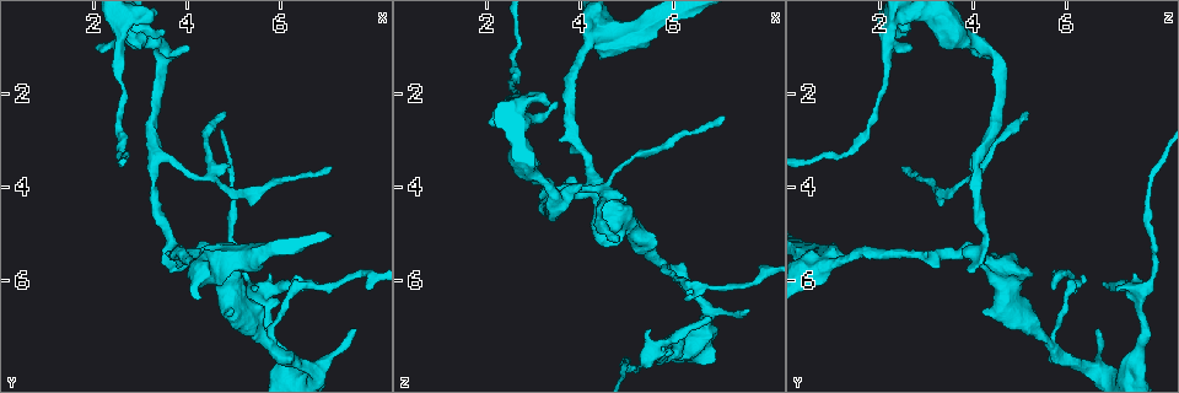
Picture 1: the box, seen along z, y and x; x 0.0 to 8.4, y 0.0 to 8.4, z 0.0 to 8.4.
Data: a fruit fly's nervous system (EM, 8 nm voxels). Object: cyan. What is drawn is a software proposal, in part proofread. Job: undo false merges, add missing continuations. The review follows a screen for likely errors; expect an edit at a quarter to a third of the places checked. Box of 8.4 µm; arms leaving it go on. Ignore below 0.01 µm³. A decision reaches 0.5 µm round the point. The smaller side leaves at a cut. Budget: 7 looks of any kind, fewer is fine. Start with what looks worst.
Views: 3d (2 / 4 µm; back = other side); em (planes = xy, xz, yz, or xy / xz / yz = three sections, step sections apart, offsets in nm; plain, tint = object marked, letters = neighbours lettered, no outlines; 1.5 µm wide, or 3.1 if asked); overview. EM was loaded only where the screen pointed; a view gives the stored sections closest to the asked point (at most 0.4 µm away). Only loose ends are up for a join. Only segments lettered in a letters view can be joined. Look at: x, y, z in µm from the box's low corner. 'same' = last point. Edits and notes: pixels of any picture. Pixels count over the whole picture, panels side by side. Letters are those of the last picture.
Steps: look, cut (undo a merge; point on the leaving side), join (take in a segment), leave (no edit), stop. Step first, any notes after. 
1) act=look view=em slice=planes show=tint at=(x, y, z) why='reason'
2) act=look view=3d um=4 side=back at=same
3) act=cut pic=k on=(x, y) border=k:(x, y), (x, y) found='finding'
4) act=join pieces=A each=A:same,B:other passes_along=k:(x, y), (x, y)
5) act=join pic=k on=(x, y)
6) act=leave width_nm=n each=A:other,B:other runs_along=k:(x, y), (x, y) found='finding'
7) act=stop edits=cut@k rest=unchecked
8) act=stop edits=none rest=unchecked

act=look view=em slice=xz step=8 show=letters at=(4.80, 2.35, 5.15) why='branch stops here'

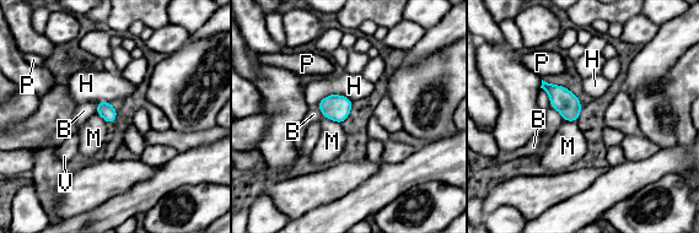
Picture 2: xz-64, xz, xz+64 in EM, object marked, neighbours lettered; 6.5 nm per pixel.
act=leave width_nm=100 longest_contact=H:240nm each=B:other,H:other,M:other,P:other,V:other found='no lettered segment goes on from it'

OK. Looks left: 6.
act=look view=em slice=xz step=8 show=letters at=(3.50, 0.65, 2.20) why='branch stops here'

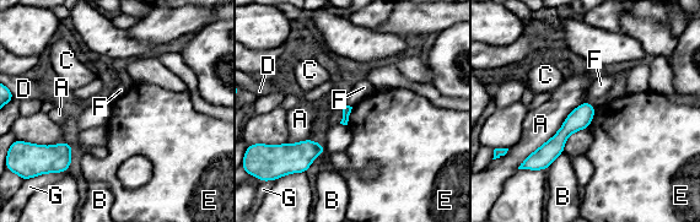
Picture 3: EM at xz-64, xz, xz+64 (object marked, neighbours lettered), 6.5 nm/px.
act=leave longest_contact=A:600nm each=A:other,B:other,C:other,D:other,E:other,F:other,G:other border=3:(353, 107), (346, 124) found='no lettered segment goes on from it'

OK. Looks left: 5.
act=look view=em slice=xy step=8 show=letters at=(7.60, 7.05, 6.65) why='tapers out'

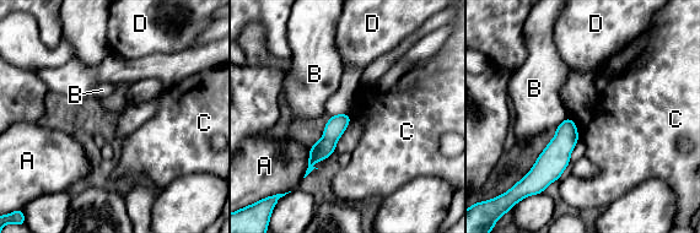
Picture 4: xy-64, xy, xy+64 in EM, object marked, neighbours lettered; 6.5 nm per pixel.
act=look view=em slice=planes show=letters at=same why='another direction'

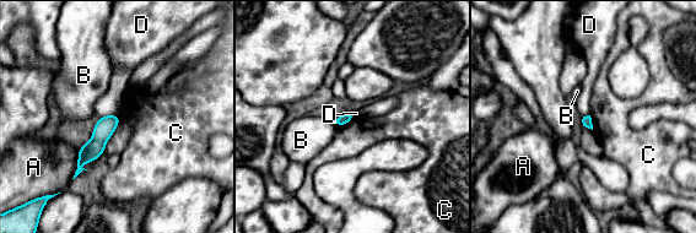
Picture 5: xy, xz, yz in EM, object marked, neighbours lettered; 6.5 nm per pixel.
act=leave each=A:other,B:other,C:other,D:other found='none of them fits'

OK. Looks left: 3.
act=stop edits=none rest=unchecked

